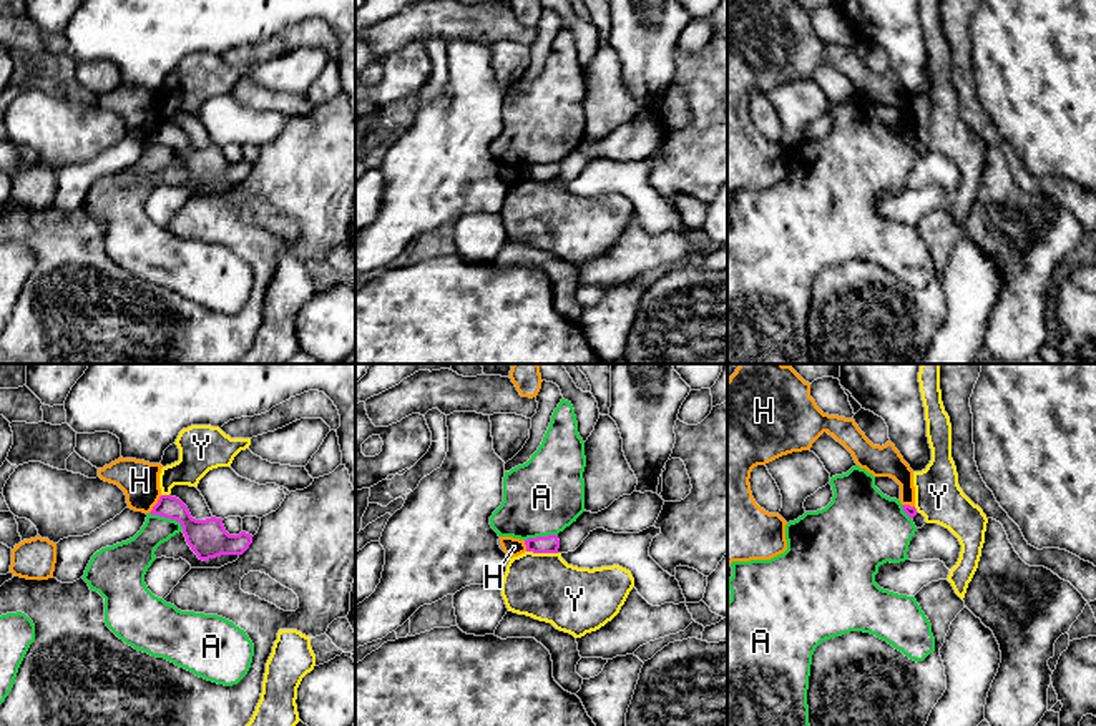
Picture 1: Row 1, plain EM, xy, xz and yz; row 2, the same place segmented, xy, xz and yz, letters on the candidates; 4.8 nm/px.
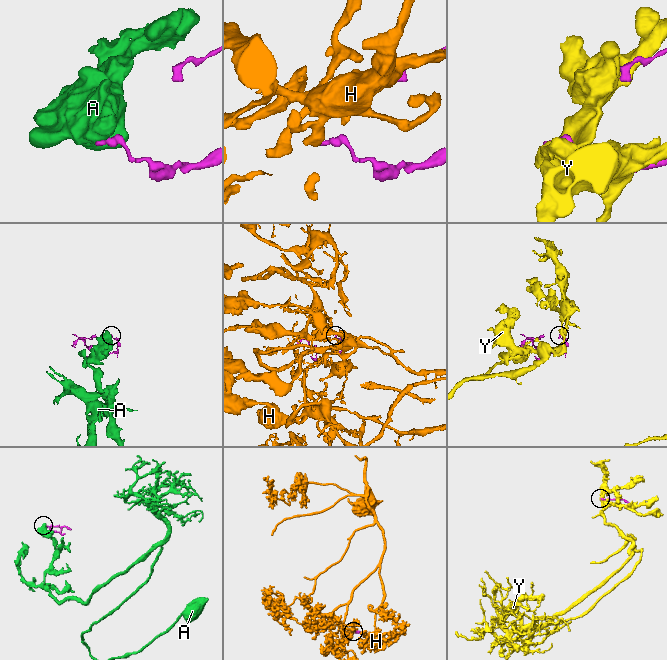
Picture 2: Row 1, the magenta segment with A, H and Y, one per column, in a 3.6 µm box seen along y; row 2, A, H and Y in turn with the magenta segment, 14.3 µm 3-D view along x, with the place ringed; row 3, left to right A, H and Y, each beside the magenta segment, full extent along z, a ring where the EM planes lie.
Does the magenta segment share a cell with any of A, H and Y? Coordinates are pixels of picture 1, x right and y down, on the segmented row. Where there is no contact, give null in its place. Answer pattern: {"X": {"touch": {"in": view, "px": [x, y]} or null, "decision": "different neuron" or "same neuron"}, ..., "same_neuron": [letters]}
{"A": {"touch": {"in": "xy", "px": [168, 517]}, "decision": "different neuron"}, "H": {"touch": {"in": "xy", "px": [156, 504]}, "decision": "different neuron"}, "Y": {"touch": {"in": "xz", "px": [542, 552]}, "decision": "different neuron"}, "same_neuron": []}

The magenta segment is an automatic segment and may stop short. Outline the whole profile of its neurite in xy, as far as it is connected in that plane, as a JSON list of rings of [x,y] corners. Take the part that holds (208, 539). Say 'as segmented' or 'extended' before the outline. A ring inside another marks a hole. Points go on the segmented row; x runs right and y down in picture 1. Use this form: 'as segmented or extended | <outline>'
as segmented | [[[161,495],[149,513],[179,522],[188,545],[203,562],[221,555],[242,555],[252,543],[252,535],[246,532],[229,535],[221,518],[193,518],[188,507],[171,495]]]

